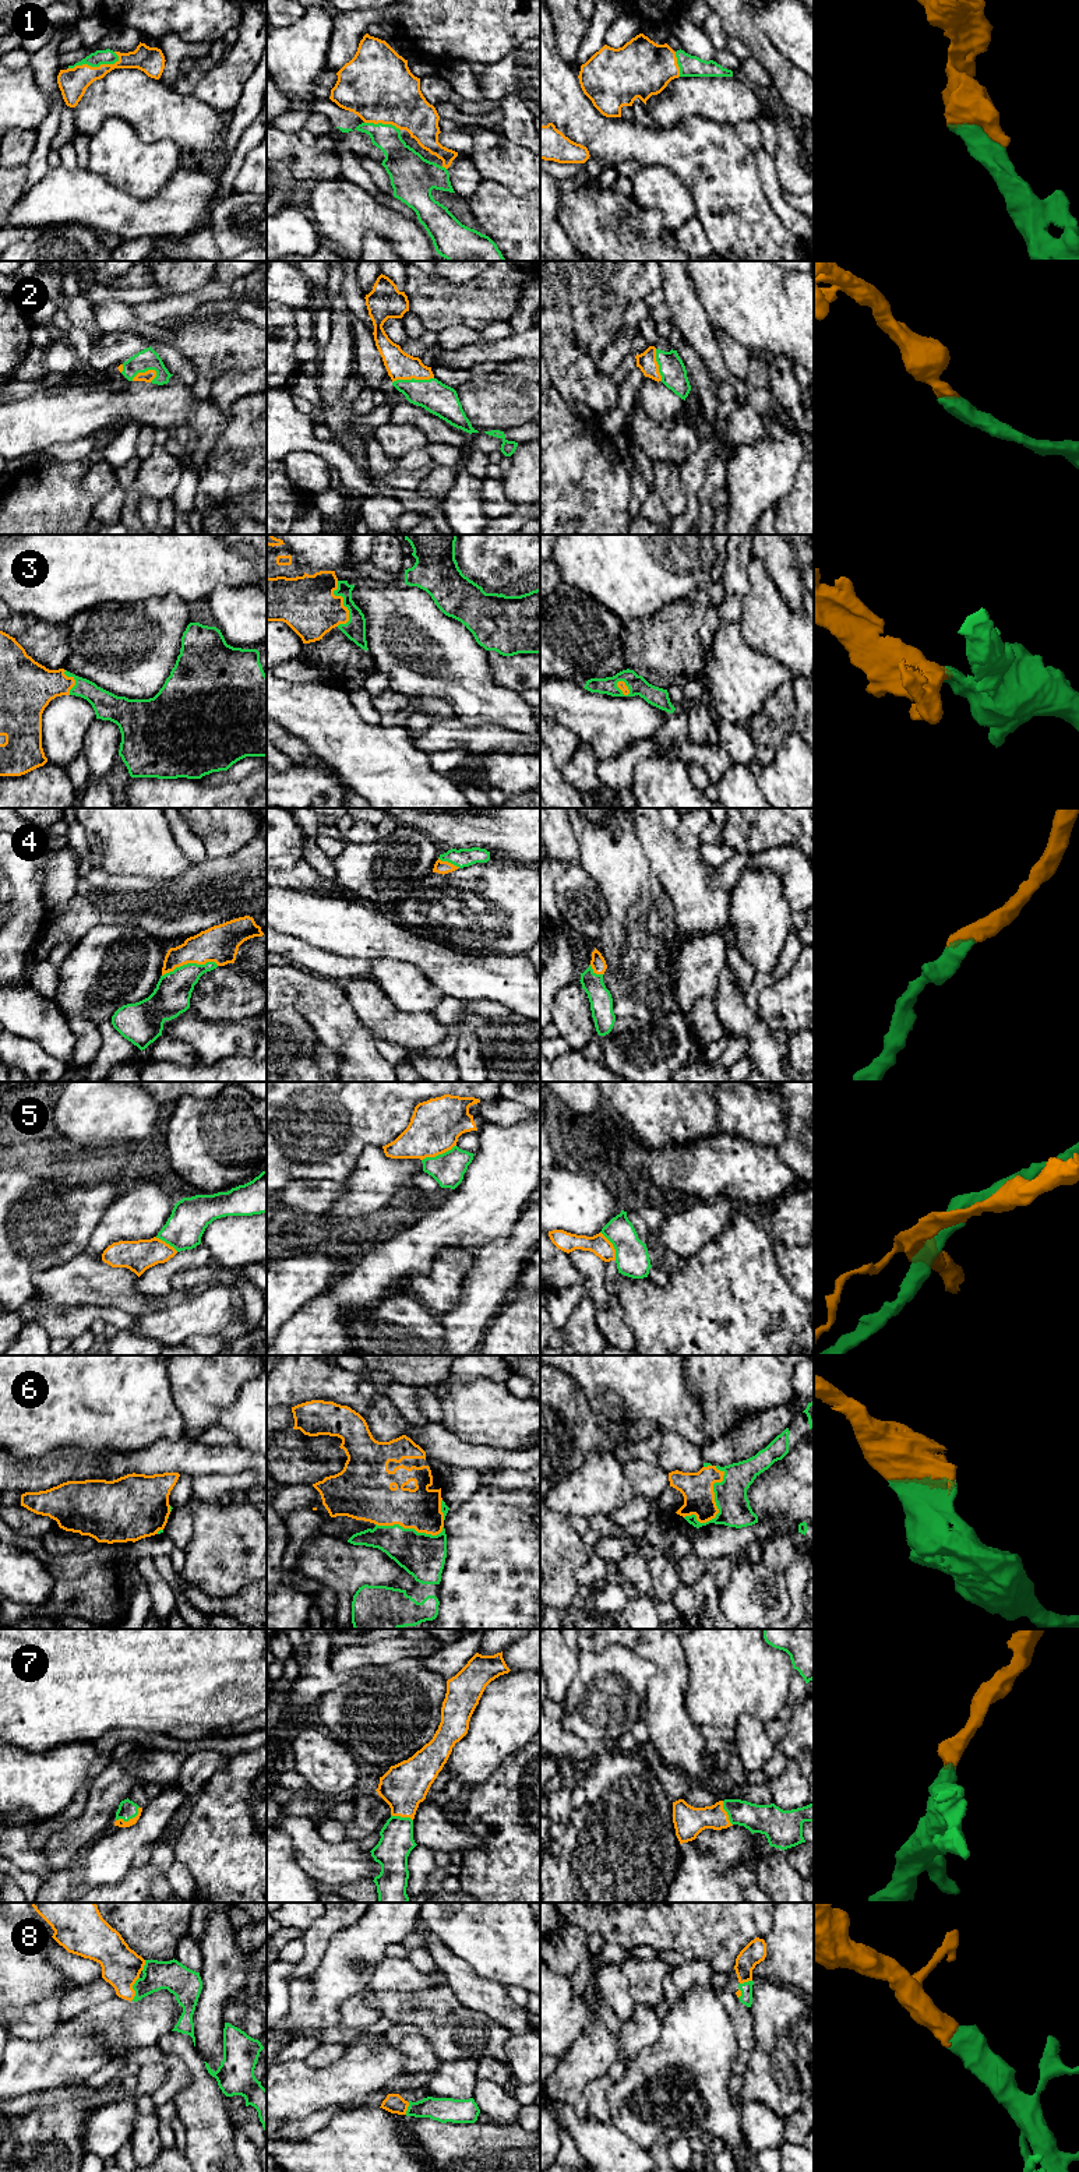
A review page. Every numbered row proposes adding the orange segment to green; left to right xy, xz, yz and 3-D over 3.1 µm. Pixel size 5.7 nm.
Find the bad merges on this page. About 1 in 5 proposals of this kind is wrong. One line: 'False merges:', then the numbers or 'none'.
False merges: 5

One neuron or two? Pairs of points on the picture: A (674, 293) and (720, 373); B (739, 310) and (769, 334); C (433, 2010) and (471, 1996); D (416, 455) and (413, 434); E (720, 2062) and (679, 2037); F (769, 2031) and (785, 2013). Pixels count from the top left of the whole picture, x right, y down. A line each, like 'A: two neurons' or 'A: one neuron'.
A: one neuron
B: one neuron
C: two neurons
D: two neurons
E: one neuron
F: one neuron

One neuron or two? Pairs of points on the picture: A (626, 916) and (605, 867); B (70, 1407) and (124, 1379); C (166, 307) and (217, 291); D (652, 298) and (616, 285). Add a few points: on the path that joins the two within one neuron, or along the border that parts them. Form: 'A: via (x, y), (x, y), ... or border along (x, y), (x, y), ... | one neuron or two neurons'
A: via (626, 903), (626, 888), (617, 880) | one neuron
B: via (84, 1393), (95, 1382), (110, 1382) | one neuron
C: via (179, 306), (204, 295) | one neuron
D: border along (660, 286), (655, 288), (644, 299) | two neurons

